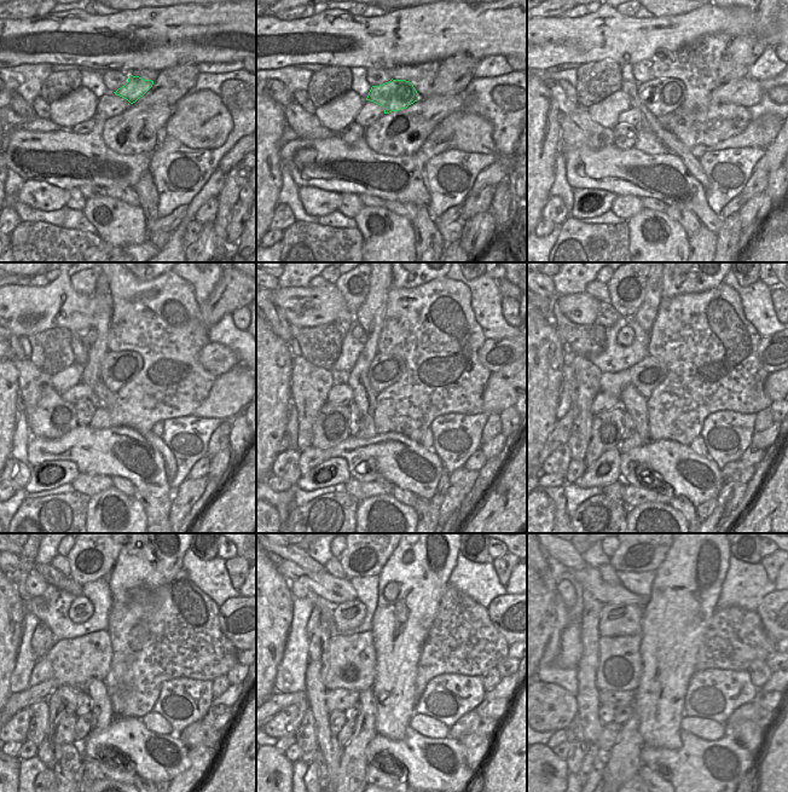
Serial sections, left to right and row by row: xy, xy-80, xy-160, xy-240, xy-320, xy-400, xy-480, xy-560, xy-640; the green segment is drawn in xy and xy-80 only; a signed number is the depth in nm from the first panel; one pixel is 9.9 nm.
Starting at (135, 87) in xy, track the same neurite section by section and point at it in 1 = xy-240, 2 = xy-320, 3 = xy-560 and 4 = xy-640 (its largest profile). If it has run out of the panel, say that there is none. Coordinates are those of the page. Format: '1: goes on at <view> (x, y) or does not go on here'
1: goes on at xy-240 (117, 369)
2: goes on at xy-320 (384, 370)
3: goes on at xy-560 (351, 662)
4: goes on at xy-640 (619, 669)

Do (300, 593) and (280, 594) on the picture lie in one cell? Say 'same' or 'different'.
different

